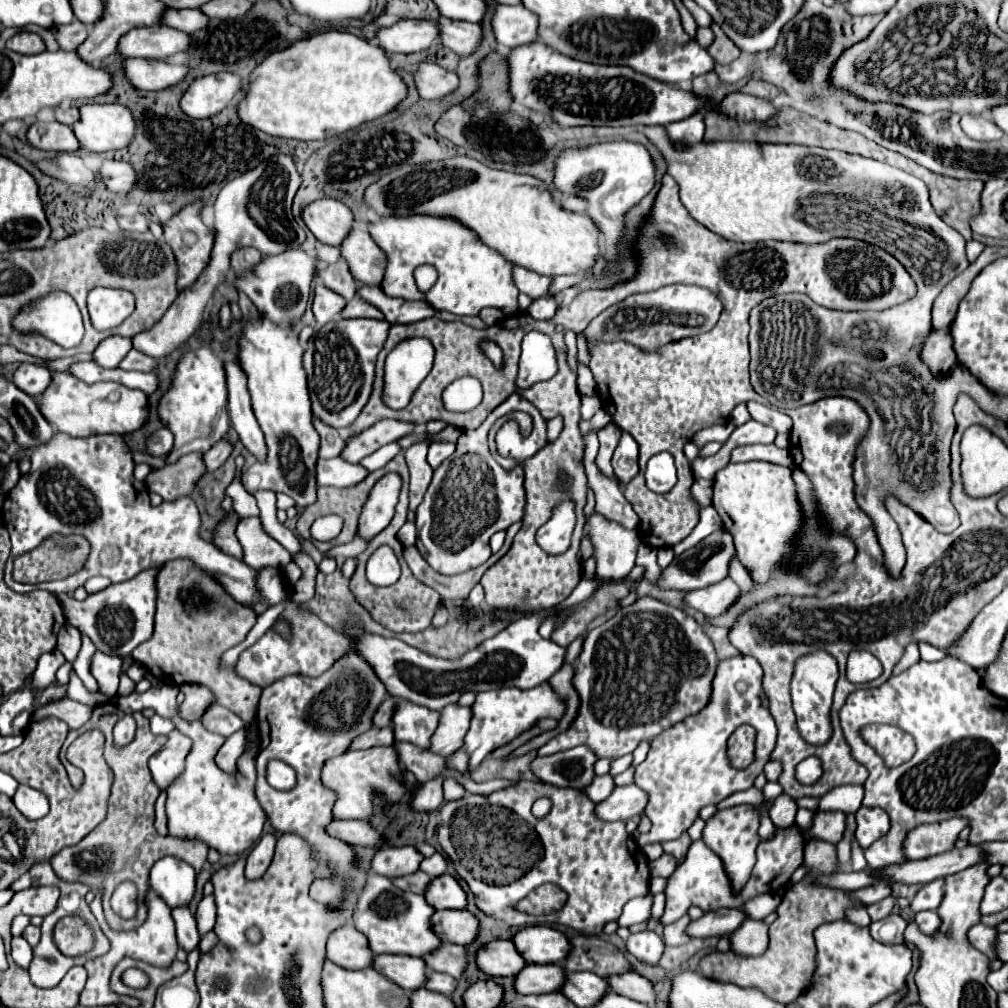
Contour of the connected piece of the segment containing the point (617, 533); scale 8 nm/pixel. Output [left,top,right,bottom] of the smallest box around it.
[586,514,640,580]

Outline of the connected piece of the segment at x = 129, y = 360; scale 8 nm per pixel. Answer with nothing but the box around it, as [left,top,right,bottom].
[120,348,158,372]

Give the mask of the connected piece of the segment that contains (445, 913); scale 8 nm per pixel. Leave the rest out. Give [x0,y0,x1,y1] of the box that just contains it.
[432,910,480,944]

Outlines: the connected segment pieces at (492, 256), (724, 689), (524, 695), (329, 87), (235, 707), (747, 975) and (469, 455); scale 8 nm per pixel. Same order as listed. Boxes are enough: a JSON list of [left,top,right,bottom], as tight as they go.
[[370,214,518,316],[634,654,776,848],[464,682,566,778],[238,30,408,140],[132,558,264,724],[700,838,866,1004],[416,394,548,574]]

